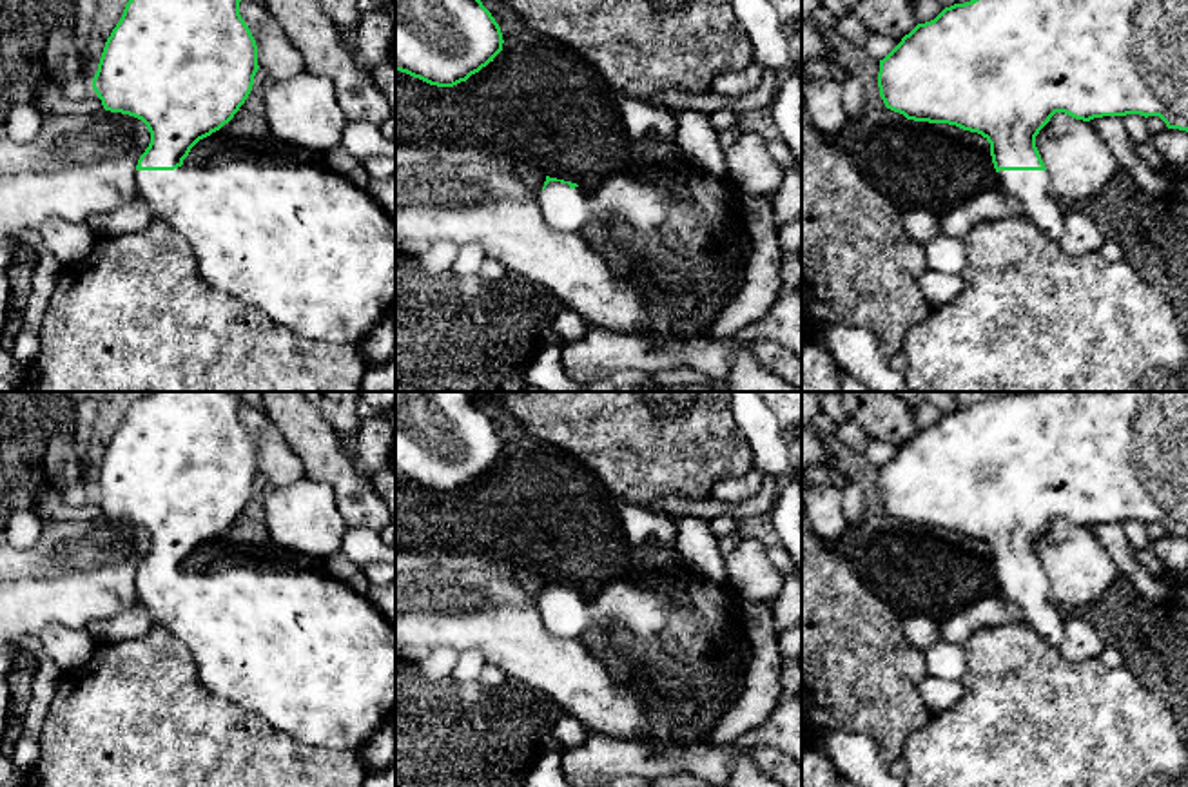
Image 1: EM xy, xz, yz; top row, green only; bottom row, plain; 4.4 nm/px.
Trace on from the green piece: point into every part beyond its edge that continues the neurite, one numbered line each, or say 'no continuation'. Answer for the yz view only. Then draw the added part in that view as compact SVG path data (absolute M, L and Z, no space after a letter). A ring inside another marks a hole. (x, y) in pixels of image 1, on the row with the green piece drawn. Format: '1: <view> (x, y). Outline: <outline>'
1: yz (1031, 187). Outline: M999 170L998 181L1025 209L1030 223L1054 239L1063 236L1066 207L1052 198L1047 170Z

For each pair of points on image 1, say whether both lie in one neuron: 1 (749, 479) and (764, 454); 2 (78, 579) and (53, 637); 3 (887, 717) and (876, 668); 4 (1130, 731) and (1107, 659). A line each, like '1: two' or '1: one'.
1: two
2: two
3: one
4: two

